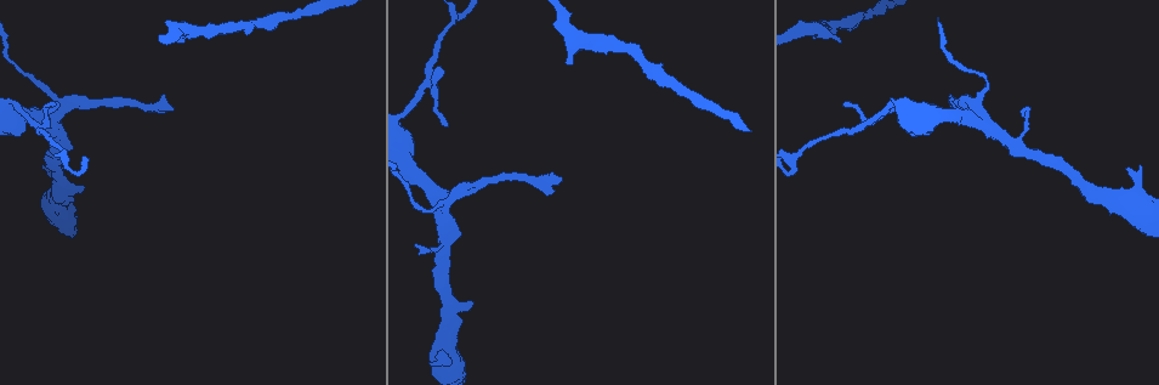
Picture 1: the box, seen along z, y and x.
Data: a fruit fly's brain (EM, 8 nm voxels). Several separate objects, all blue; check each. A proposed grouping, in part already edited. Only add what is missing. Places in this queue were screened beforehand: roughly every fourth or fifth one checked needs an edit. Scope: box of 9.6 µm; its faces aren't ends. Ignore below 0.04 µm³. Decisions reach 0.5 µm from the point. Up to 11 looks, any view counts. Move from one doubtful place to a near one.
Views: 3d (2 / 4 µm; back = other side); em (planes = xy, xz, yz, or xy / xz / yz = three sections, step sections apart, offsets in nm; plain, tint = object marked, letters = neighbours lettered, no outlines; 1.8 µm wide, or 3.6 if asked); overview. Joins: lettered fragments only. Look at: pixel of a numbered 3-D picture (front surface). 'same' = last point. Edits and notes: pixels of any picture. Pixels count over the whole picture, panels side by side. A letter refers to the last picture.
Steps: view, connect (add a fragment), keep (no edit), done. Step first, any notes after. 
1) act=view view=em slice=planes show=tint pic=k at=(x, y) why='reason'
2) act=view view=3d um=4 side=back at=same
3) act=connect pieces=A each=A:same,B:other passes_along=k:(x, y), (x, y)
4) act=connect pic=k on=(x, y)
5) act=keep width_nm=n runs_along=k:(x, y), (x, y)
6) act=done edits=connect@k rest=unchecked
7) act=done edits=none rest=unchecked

act=view view=3d um=2 pic=1 at=(57, 102)

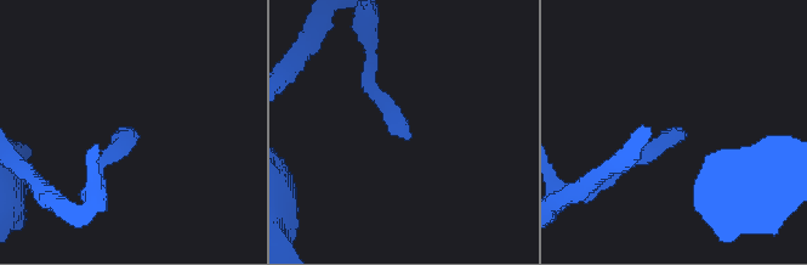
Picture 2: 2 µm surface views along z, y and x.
act=view view=em slice=yz step=16 show=tint pic=2 at=(138, 135)

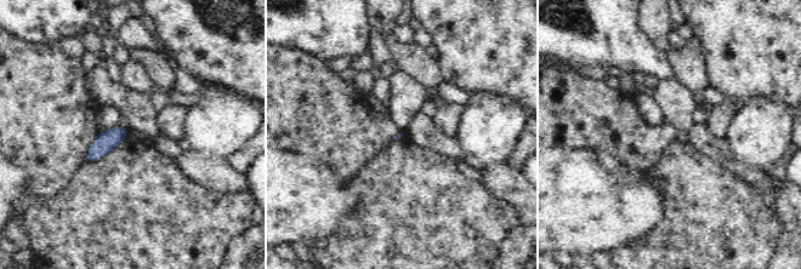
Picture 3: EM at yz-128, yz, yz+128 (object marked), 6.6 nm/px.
act=view view=em slice=planes show=letters at=same

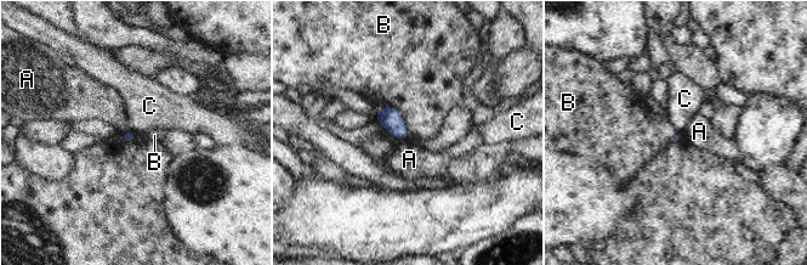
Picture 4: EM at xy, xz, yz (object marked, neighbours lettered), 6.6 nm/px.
act=keep each=A:other,B:other,C:other border=4:(387, 105), (401, 116), (409, 135) found='no lettered fragment goes on from it'

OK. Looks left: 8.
act=view view=em slice=planes show=letters pic=1 at=(172, 107) why='end of a long branch'

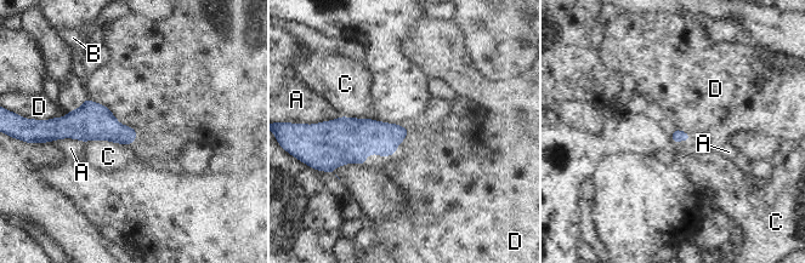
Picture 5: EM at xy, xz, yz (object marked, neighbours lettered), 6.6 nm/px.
act=keep each=A:other,B:other,C:other,D:other border=5:(363, 165), (347, 163), (333, 172) found='no lettered fragment goes on from it'

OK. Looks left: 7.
act=view view=3d um=4 pic=1 at=(568, 62) why='free end'

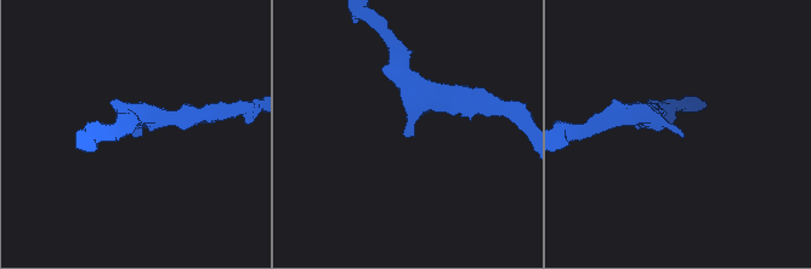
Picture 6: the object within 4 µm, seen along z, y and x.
act=view view=em slice=yz step=4 show=letters pic=6 at=(407, 137) why='need the tissue'

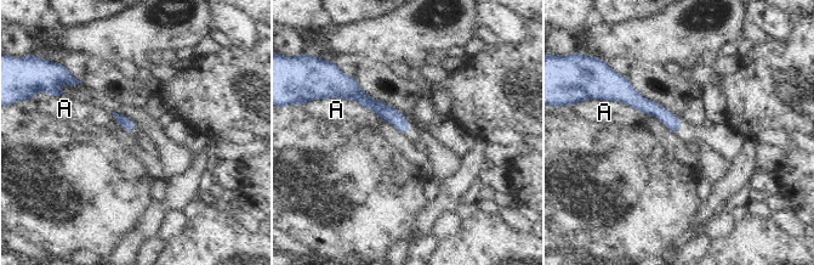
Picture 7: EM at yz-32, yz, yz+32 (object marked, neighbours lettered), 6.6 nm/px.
act=view view=em slice=planes show=letters at=same why='cut it another way'

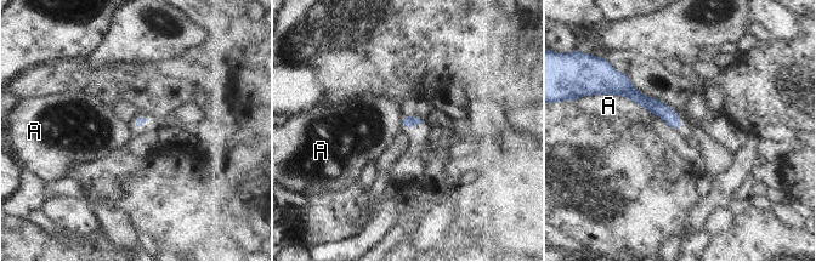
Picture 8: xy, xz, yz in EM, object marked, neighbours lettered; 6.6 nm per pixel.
act=keep each=A:other runs_along=8:(618, 89), (678, 125) found='no lettered fragment goes on from it'

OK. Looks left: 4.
act=view view=3d um=2 pic=1 at=(432, 362) why='branch stops here'

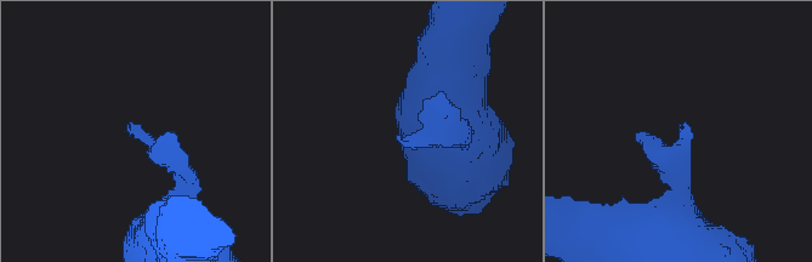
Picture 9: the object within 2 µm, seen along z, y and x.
act=view view=em slice=planes show=plain pic=9 at=(129, 121)

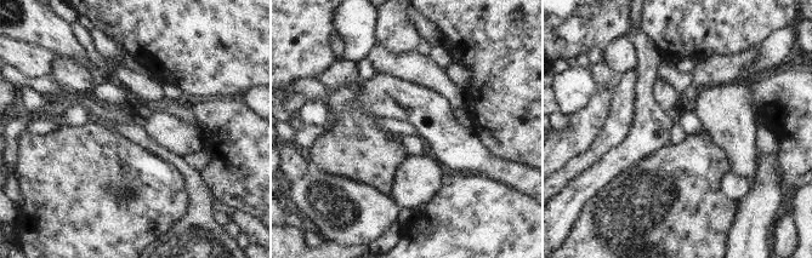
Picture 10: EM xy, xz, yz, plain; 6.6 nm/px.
act=view view=em slice=planes show=letters at=same

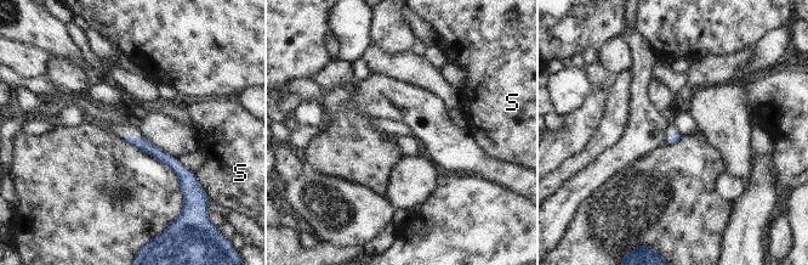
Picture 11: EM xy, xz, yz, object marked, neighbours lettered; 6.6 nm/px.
act=keep each=S:other runs_along=11:(131, 139), (170, 161), (186, 176) found='none of them fits'

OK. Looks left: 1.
act=done edits=none rest=unchecked

